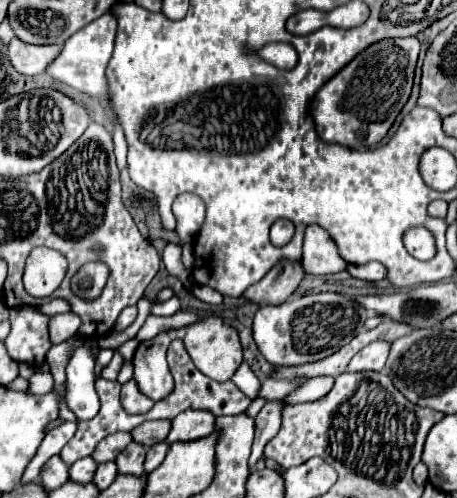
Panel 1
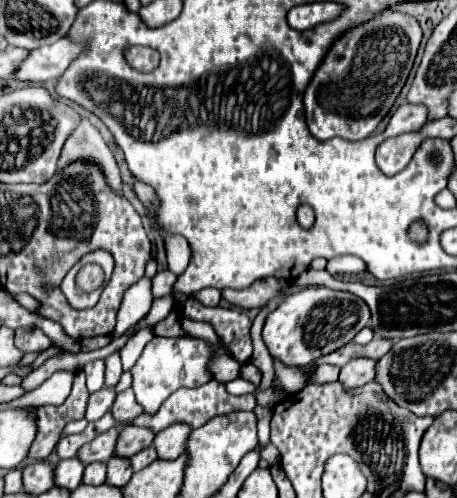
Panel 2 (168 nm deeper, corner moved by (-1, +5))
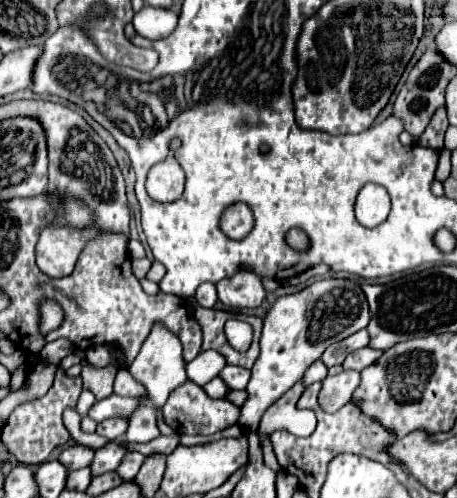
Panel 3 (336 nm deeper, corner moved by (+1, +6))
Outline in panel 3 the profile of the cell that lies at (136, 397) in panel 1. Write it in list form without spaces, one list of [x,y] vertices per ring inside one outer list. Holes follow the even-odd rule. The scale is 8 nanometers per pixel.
[[[110,418],[110,420],[104,420],[104,422],[100,422],[100,424],[98,424],[96,434],[106,436],[106,438],[110,438],[110,440],[118,440],[118,438],[122,438],[122,436],[124,436],[126,428],[128,428],[128,420]]]

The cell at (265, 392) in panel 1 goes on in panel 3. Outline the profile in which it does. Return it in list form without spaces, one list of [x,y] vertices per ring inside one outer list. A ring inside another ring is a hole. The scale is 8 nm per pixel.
[[[214,378],[214,380],[210,380],[208,384],[204,384],[202,386],[204,390],[206,390],[206,394],[210,396],[210,398],[224,398],[226,396],[226,392],[228,392],[228,388],[222,384],[222,380],[218,380],[218,378]]]

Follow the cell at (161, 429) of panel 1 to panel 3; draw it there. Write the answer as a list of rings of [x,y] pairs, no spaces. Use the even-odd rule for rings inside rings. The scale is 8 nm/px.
[[[108,444],[100,450],[96,450],[94,454],[94,460],[90,462],[90,470],[92,470],[92,476],[100,476],[100,474],[106,474],[106,472],[112,472],[118,468],[118,464],[122,462],[122,456],[126,454],[126,450],[118,444]]]

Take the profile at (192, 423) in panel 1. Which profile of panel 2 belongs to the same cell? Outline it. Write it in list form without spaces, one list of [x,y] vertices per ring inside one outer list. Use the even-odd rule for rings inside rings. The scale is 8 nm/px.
[[[174,423],[174,425],[168,425],[166,429],[162,429],[152,443],[158,451],[158,457],[176,459],[178,455],[182,455],[190,433],[192,433],[192,427],[184,425],[184,423]]]

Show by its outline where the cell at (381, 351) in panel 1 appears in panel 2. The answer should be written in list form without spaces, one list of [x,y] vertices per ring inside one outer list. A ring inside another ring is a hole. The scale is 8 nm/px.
[[[356,357],[350,363],[346,363],[340,369],[340,381],[344,383],[346,389],[354,389],[360,387],[368,381],[374,379],[376,375],[376,359],[366,359],[366,357]]]

